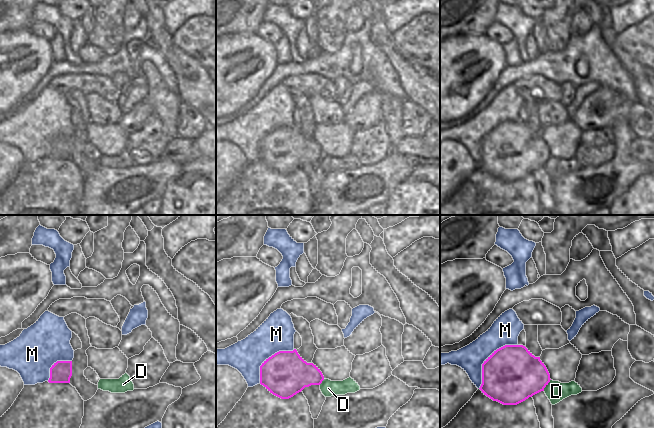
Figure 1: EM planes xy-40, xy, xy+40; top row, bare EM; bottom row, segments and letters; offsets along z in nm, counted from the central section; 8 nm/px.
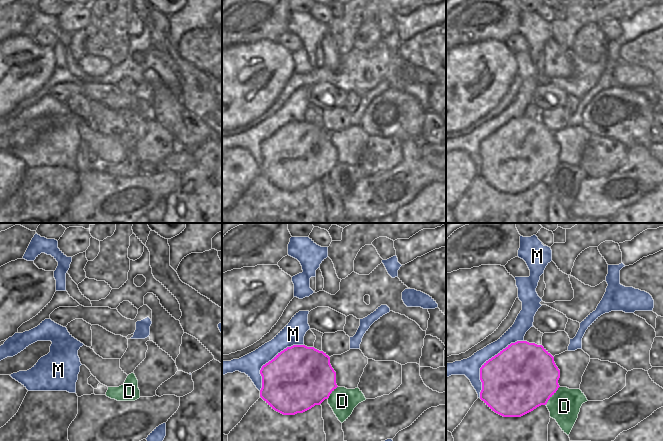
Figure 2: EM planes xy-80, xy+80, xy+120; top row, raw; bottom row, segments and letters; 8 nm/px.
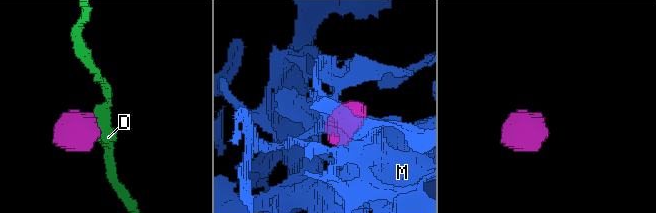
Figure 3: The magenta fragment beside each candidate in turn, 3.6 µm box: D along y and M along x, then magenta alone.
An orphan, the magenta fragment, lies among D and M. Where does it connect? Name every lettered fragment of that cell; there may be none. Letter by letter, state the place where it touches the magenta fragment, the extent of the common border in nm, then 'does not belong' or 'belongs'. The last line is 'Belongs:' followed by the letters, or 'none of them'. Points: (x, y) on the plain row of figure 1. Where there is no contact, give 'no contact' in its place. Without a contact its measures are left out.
D: xy+40 (547, 160) | 110 nm | does not belong
M: xy+40 (487, 135) | 480 nm | does not belong
Belongs: none of them

